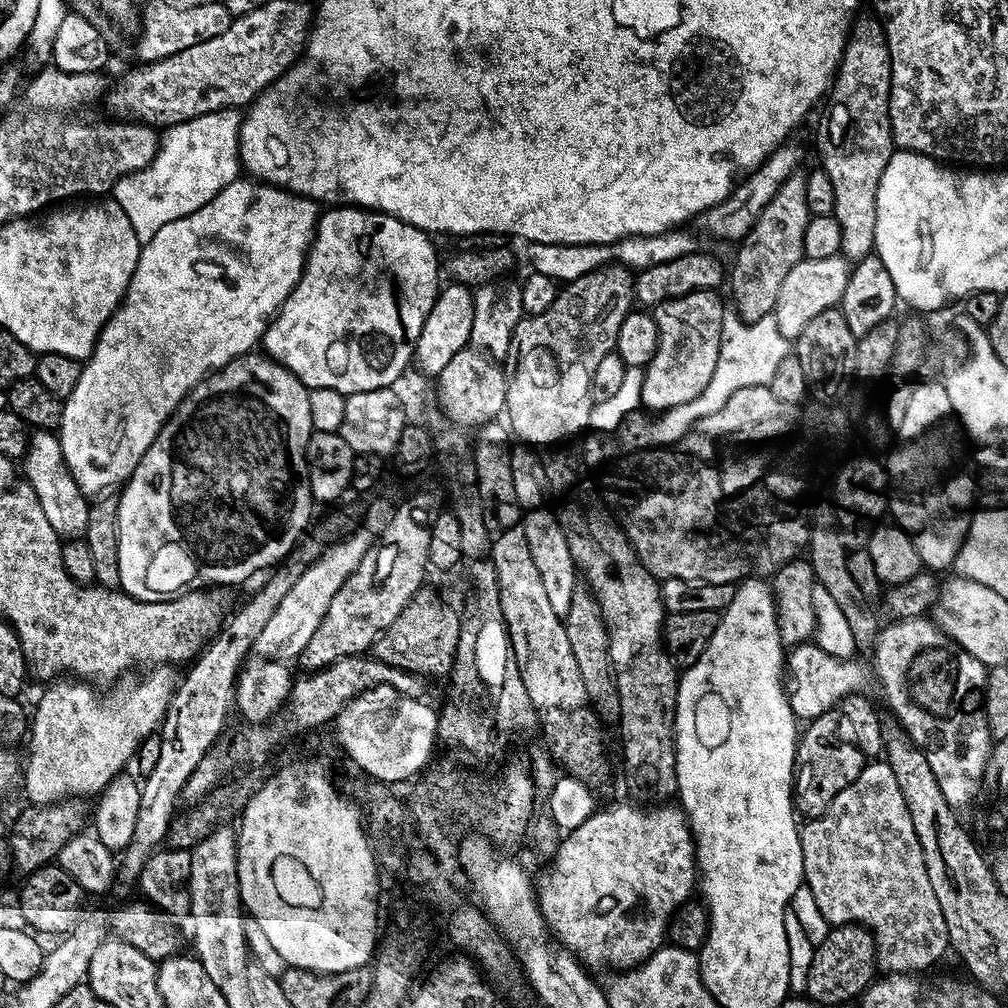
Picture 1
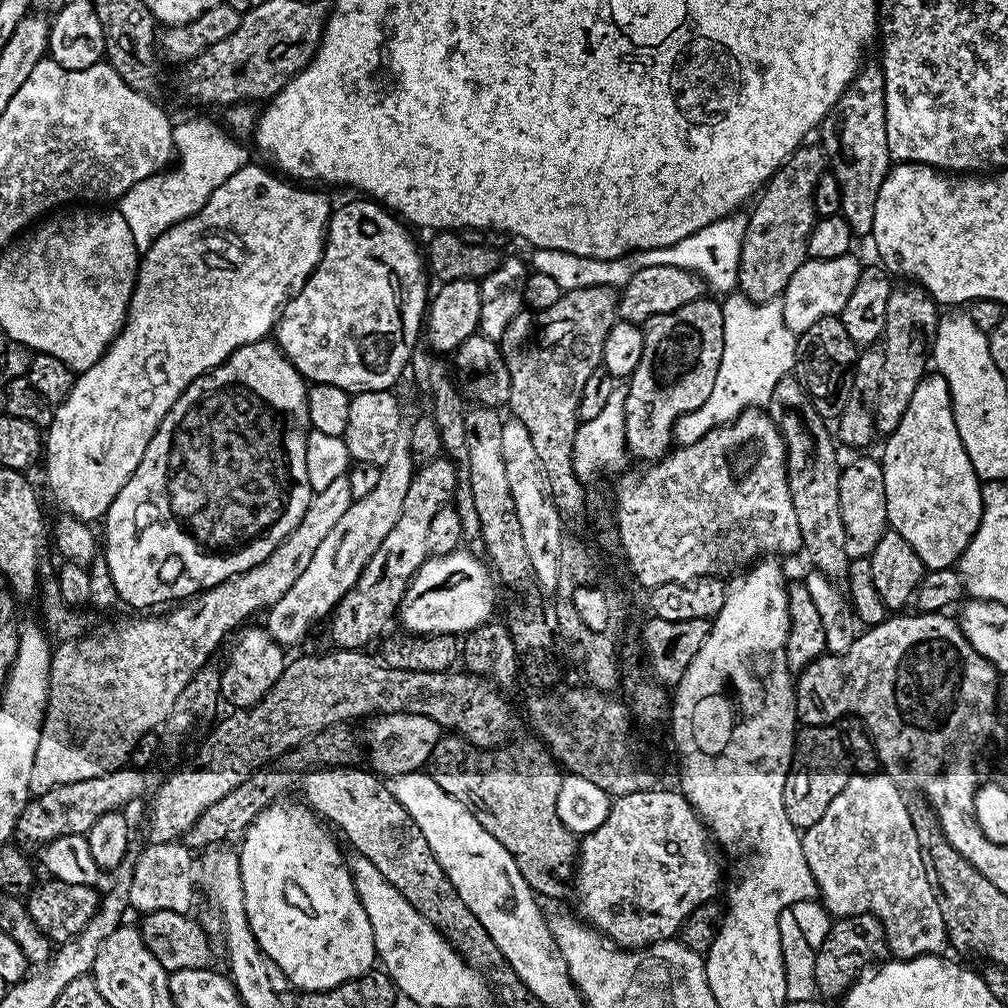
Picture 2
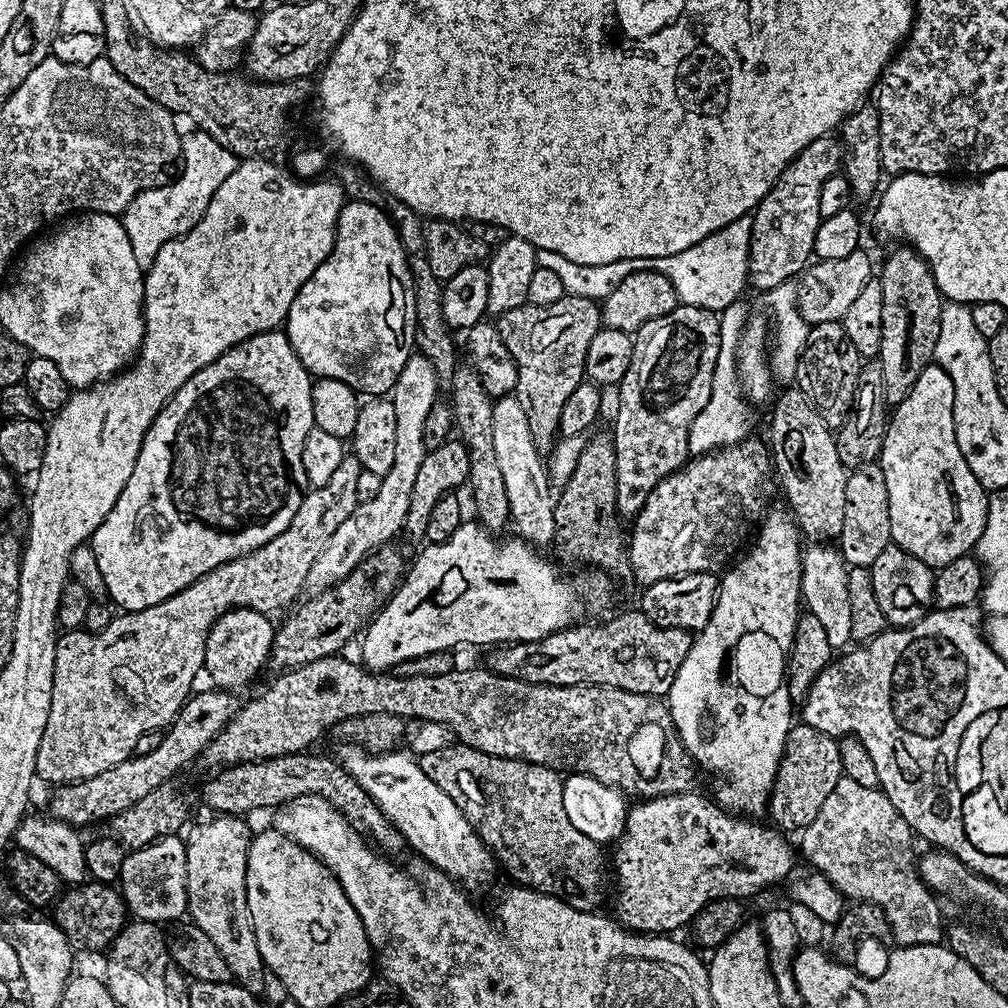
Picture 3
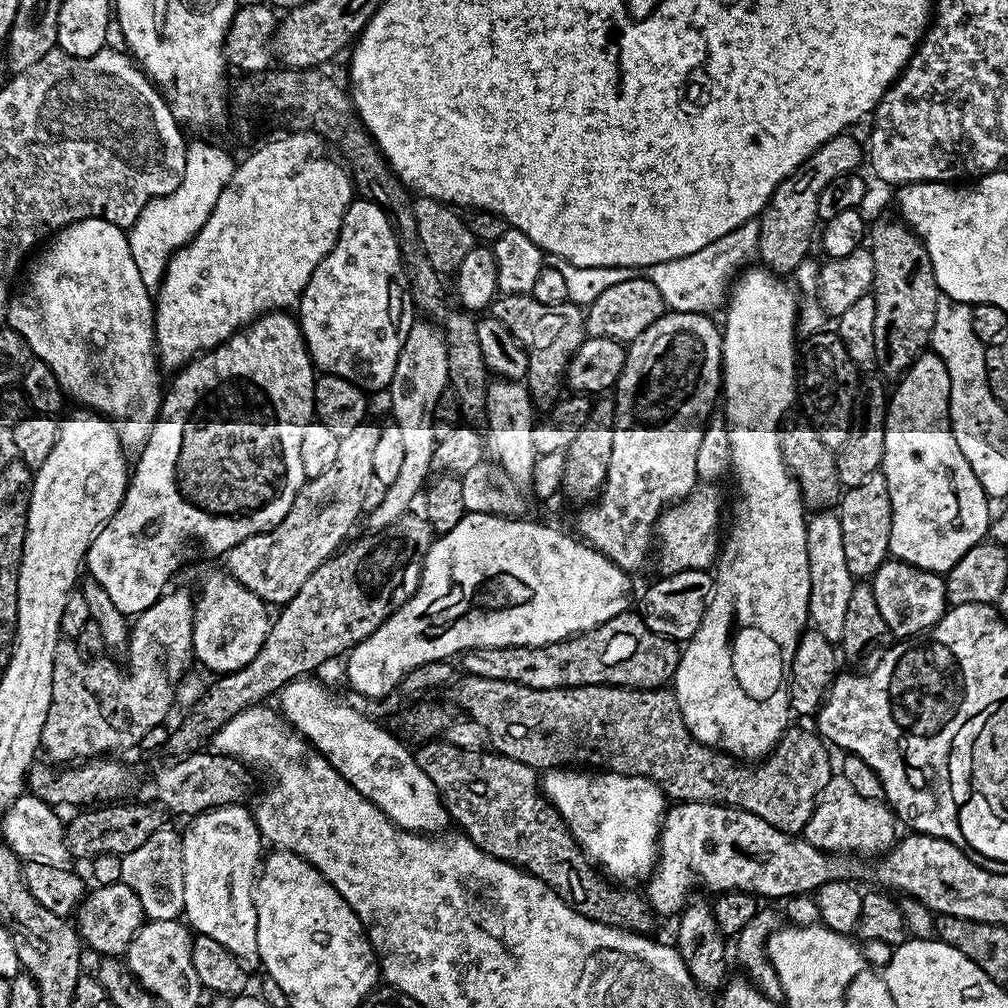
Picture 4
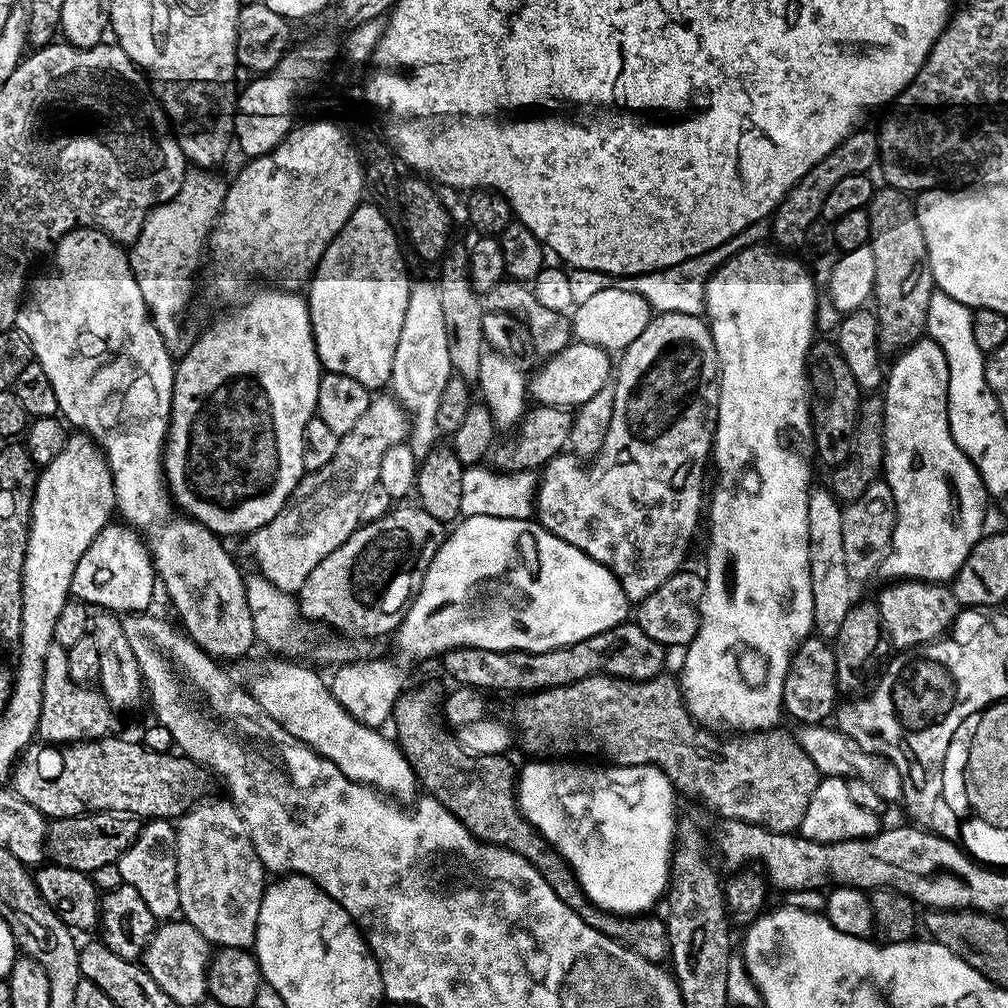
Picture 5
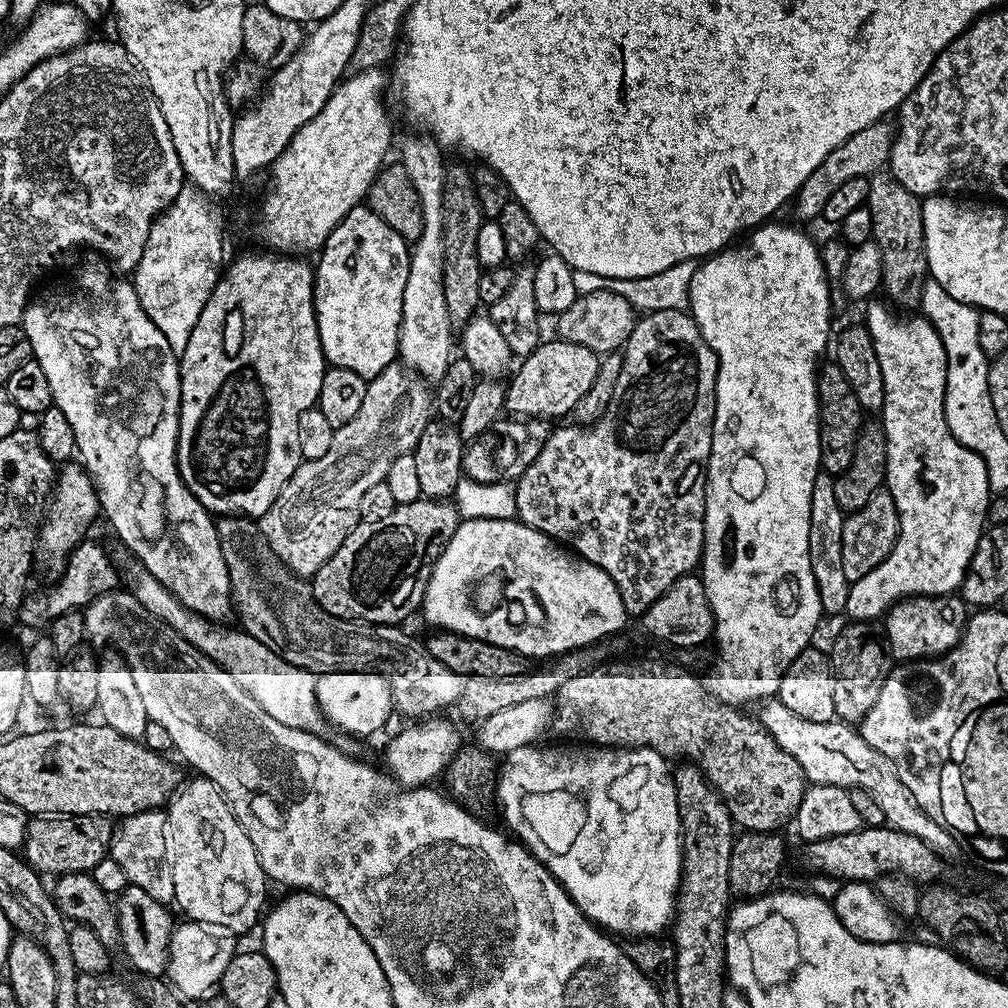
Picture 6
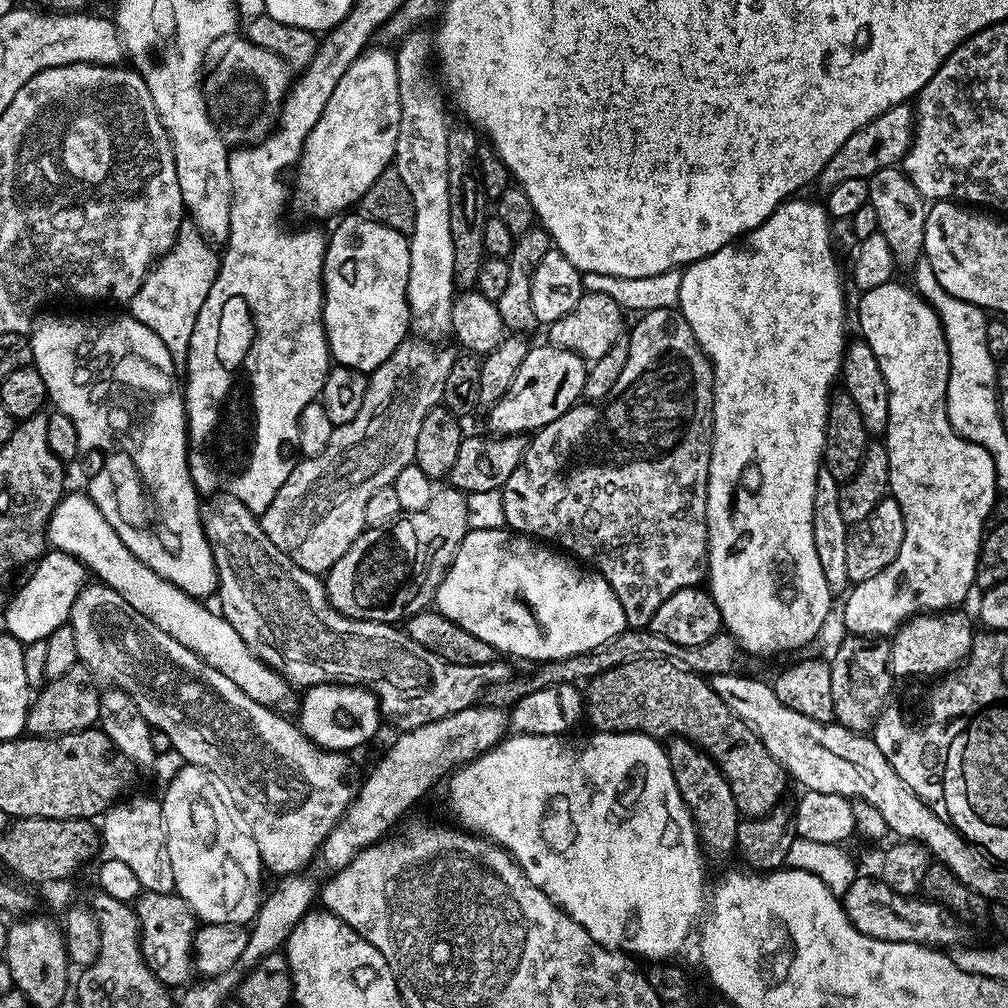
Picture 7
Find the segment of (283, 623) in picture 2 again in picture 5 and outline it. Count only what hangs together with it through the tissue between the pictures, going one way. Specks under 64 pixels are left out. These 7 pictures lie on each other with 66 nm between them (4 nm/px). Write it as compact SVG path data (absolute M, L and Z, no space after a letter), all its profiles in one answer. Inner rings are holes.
M420 280L417 284L415 281L408 290L406 322L402 322L398 350L394 350L390 390L410 417L410 443L417 461L424 460L428 451L438 443L438 398L442 398L442 390L453 374L450 349L446 347L440 289L433 281L432 284L428 280Z

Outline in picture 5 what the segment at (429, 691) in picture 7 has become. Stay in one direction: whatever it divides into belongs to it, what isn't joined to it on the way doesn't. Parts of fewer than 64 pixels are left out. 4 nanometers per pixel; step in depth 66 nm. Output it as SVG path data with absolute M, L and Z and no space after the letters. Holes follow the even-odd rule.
M259 574L249 575L245 579L244 589L250 614L254 618L256 638L261 645L264 643L266 647L273 648L276 654L297 658L302 662L315 662L317 665L339 666L357 659L358 652L352 645L355 643L349 642L341 633L329 628L326 624L307 620L300 612L300 605L293 593L278 590L278 586L274 586Z

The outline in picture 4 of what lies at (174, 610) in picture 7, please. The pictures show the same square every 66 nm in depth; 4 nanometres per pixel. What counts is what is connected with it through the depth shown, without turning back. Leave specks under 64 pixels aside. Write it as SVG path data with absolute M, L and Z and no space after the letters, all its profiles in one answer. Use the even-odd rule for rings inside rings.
M316 678L291 680L285 688L280 689L278 708L283 719L287 723L289 720L316 747L313 749L328 760L334 766L334 770L338 770L338 774L342 774L342 778L346 778L346 782L354 786L354 790L358 790L358 794L374 802L374 806L378 806L378 810L382 810L382 814L386 814L386 818L390 818L397 828L421 834L443 833L440 831L450 824L450 817L434 782L422 772L418 762L415 761L413 749L411 747L408 749L404 745L407 743L399 735L391 731L388 733L370 717L363 716L358 709L351 708L348 704L343 704L334 693L327 692L318 681L312 679Z

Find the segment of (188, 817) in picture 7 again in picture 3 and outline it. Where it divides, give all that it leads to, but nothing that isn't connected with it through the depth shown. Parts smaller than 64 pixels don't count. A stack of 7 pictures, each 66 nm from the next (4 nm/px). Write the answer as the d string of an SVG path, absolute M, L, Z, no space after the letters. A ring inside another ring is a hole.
M227 814L217 815L216 820L208 820L186 843L186 886L188 887L188 911L191 923L197 924L201 930L218 946L222 958L226 958L226 966L232 971L232 980L259 993L263 986L264 959L260 957L258 942L252 933L252 919L248 913L246 898L246 866L248 865L248 846L250 831L247 819Z

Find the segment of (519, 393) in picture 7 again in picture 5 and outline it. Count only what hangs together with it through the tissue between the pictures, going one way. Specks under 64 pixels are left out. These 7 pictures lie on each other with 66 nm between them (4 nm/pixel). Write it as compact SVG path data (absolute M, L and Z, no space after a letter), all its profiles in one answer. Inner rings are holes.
M569 342L562 351L557 352L545 364L548 364L545 368L537 367L531 373L528 380L529 397L536 404L549 404L569 410L575 410L586 403L596 391L602 390L602 386L610 383L614 376L613 357L605 348L599 348L593 344Z

